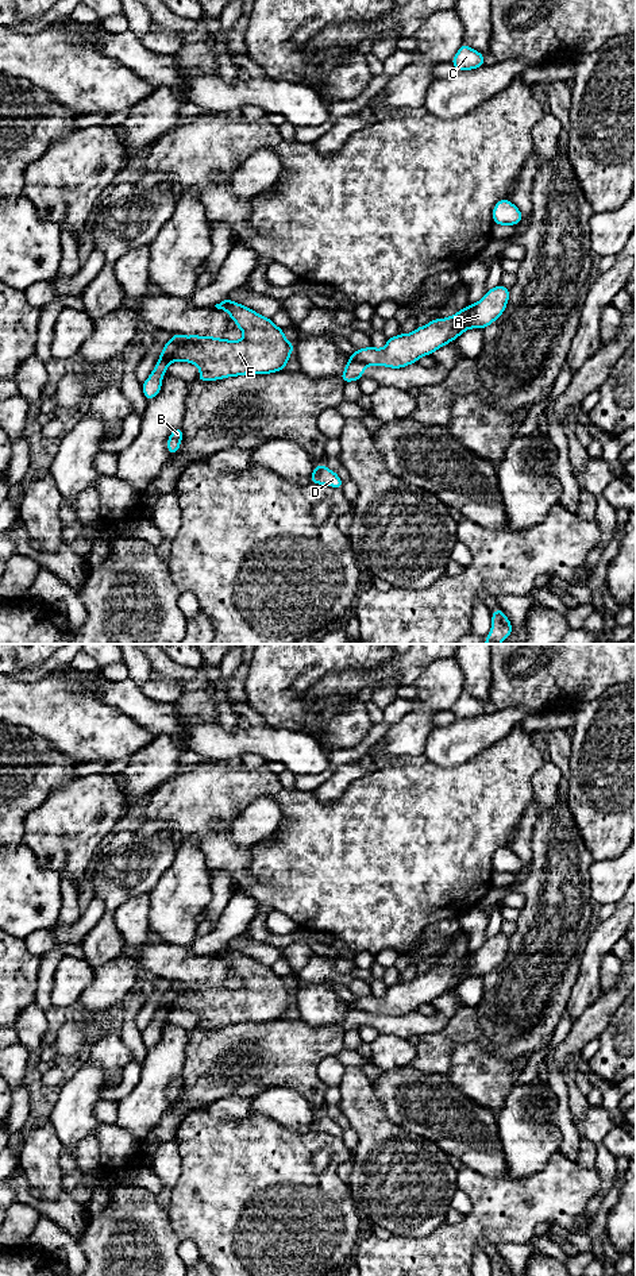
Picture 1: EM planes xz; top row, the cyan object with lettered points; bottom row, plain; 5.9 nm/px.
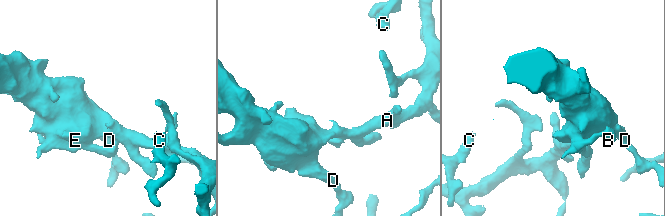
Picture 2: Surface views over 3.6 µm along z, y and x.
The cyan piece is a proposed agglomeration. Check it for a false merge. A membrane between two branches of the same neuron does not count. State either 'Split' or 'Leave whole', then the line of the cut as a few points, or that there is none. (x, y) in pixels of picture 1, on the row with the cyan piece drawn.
Split. Split along xz (187, 336), (173, 354), (173, 361)

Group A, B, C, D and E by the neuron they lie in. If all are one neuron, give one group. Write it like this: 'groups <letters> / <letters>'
groups A C D E / B

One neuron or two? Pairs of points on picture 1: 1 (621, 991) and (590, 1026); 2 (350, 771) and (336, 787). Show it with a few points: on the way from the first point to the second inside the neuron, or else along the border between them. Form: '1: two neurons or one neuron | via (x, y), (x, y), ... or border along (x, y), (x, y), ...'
1: one neuron | via (613, 999), (596, 1018)
2: one neuron | via (346, 775), (338, 783)

